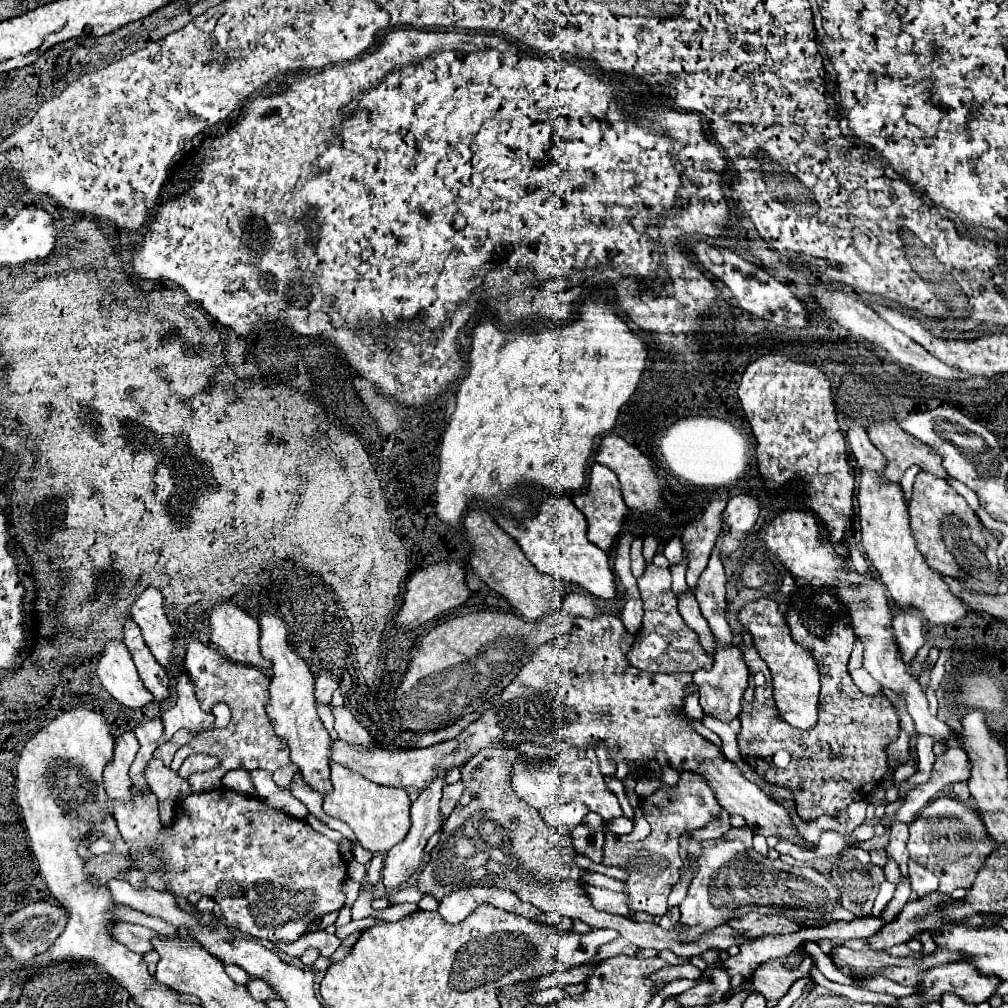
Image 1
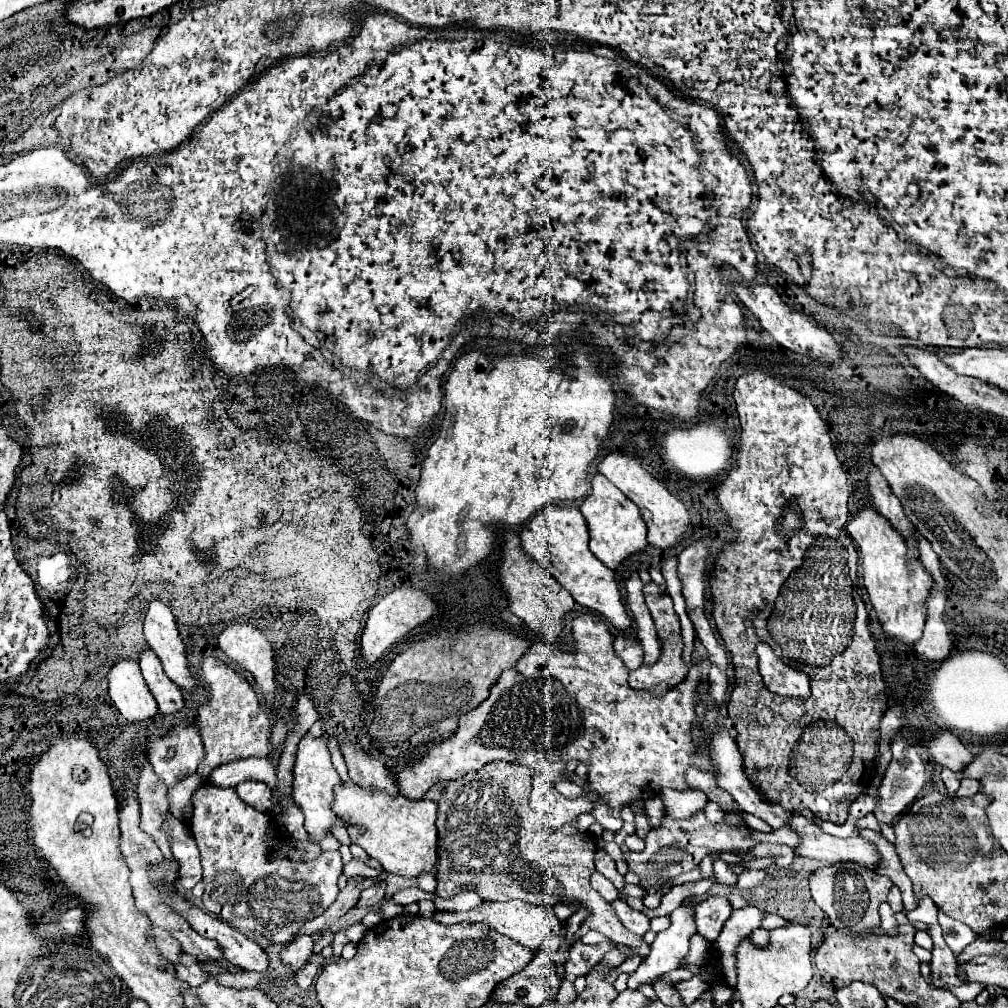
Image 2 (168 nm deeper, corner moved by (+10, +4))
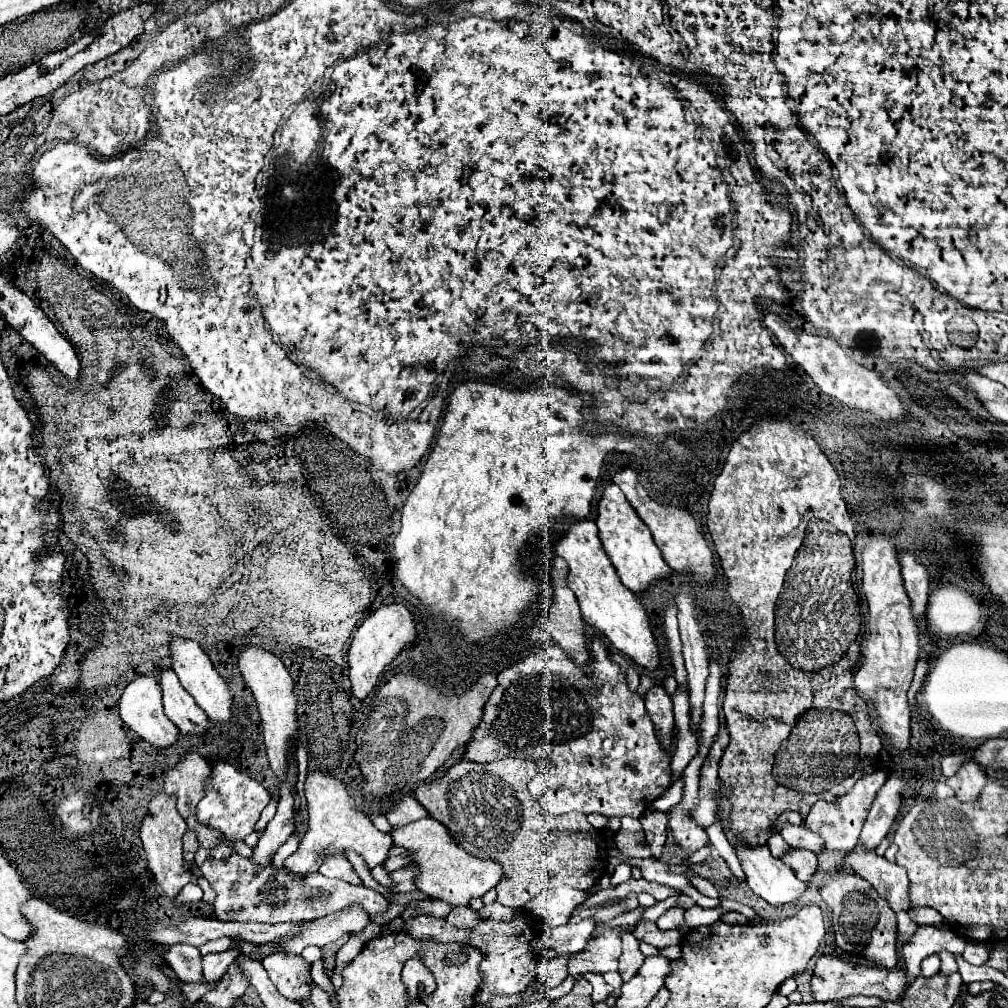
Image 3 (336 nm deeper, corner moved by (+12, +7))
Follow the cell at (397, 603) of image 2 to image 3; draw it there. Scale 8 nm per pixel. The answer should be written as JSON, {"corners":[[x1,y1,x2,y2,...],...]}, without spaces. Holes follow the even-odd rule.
{"corners":[[389,604,389,606,379,606,375,612,371,612,365,622,359,626,351,648,347,652,347,662,349,662,349,680,353,686,353,694,357,698,365,698,373,686,377,684,379,674,385,670,385,666,397,656,397,652,415,640,415,618,403,604]]}

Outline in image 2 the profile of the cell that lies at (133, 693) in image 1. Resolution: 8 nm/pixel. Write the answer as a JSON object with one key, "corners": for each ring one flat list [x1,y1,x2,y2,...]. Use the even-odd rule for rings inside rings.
{"corners":[[119,661,115,667,111,667,107,679,111,701,125,721,141,723,157,717,157,701,147,689,147,683,139,671,139,663]]}

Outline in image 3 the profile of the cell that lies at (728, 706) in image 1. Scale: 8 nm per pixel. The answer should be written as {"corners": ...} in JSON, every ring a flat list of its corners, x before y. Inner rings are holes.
{"corners":[[789,822,783,824,781,836,793,848,807,848,811,852,821,852,821,848,823,848,823,840,817,834,809,832,803,826,795,826,795,824,789,824]]}

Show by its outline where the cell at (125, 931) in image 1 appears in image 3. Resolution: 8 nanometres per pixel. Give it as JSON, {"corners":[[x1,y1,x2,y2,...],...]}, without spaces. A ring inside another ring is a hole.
{"corners":[[169,944,163,950,163,956,167,960,167,964,171,964,173,972,179,976,179,980,183,982,201,982,203,974,201,974,201,954,197,950,197,946,191,944]]}

